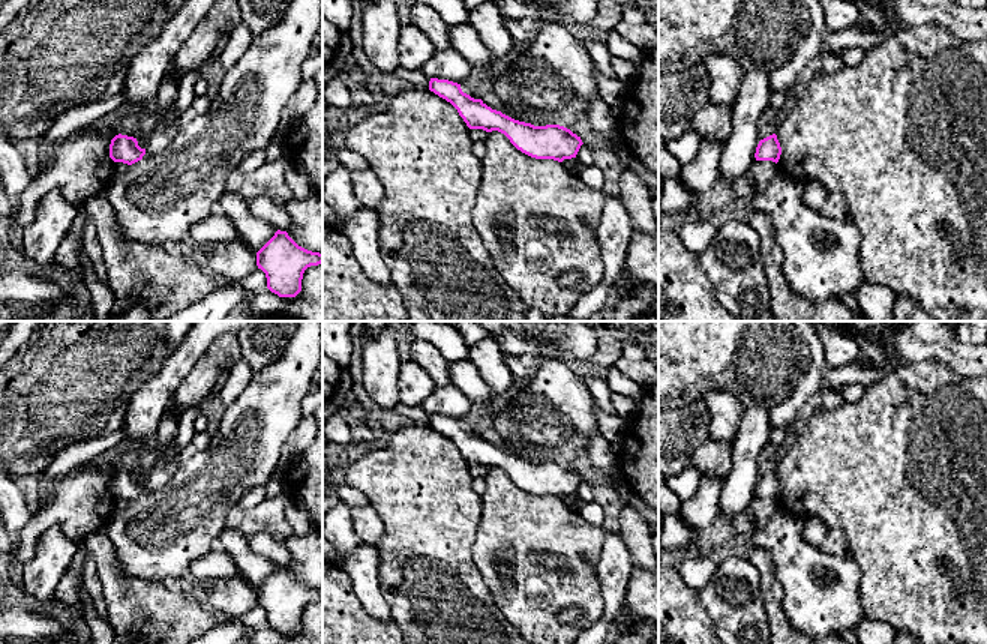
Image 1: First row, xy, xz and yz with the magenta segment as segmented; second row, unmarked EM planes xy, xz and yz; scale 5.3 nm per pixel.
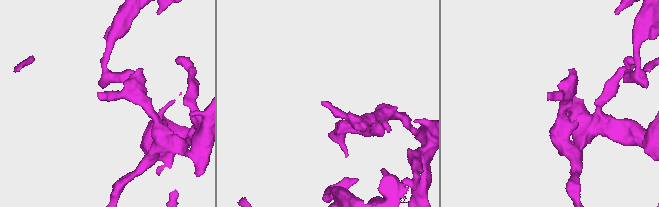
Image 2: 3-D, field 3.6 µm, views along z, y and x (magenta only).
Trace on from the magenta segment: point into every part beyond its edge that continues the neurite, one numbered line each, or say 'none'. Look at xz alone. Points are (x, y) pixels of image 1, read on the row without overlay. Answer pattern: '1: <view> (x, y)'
none

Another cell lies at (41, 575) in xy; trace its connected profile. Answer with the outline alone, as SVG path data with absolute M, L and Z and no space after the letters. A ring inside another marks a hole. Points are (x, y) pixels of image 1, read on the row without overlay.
M51 527L40 536L33 558L24 564L24 590L40 602L56 597L56 588L76 551L74 540L68 539L57 527Z

